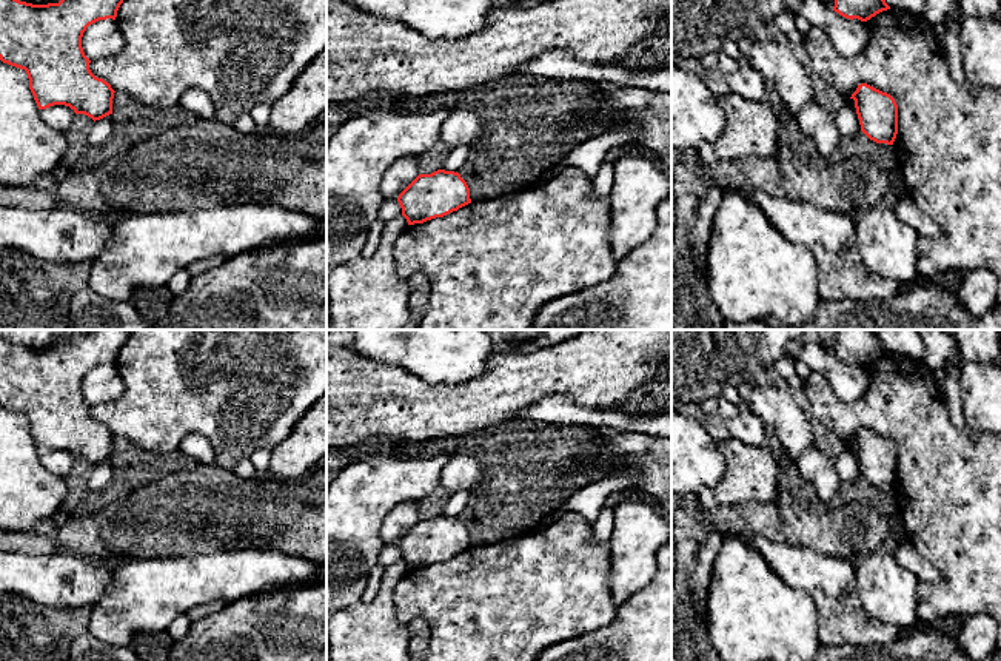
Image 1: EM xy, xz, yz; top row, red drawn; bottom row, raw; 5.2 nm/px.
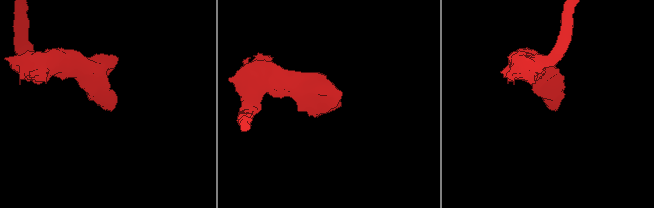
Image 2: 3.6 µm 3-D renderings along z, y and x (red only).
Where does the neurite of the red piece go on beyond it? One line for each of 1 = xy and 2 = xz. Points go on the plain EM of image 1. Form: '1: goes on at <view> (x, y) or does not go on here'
1: does not go on here
2: does not go on here

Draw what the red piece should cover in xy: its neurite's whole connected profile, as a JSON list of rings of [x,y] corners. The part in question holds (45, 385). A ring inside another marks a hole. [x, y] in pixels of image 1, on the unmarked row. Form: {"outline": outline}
{"outline": [[[68,330],[68,339],[59,348],[32,350],[0,337],[0,405],[26,416],[38,455],[65,450],[94,467],[112,459],[116,436],[91,418],[82,382],[89,370],[116,365],[126,341],[123,330],[94,330],[91,334]]]}

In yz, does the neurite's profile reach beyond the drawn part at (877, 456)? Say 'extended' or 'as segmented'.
as segmented

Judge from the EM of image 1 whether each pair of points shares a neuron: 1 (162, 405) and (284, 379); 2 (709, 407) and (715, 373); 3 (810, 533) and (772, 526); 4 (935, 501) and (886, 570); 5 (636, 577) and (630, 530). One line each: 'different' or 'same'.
1: same
2: different
3: different
4: different
5: same

